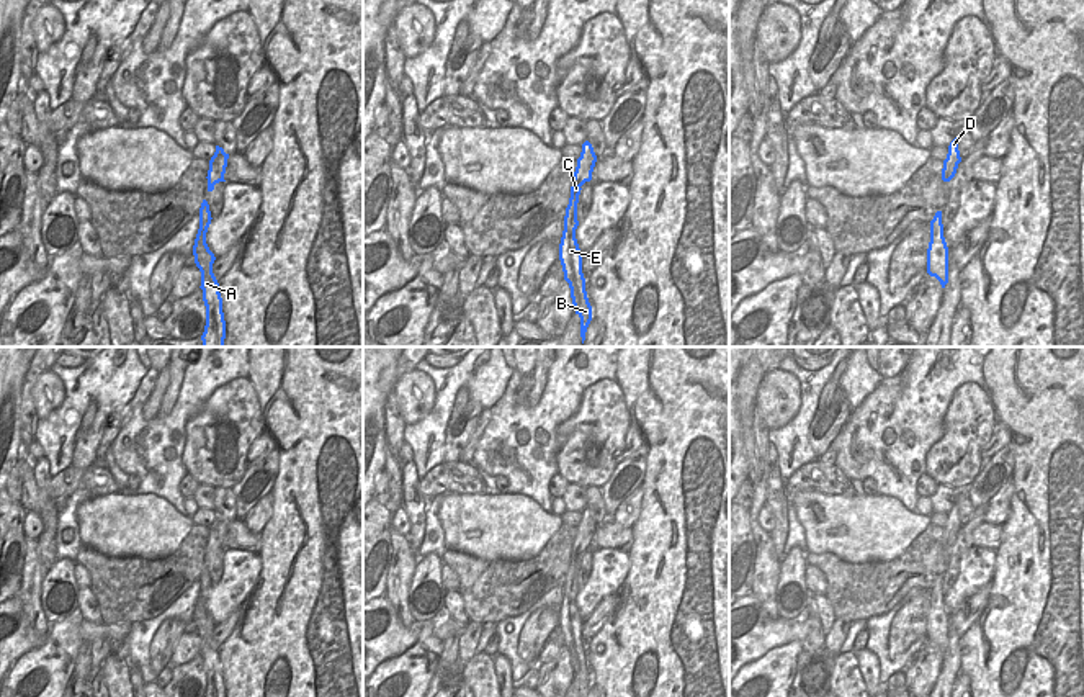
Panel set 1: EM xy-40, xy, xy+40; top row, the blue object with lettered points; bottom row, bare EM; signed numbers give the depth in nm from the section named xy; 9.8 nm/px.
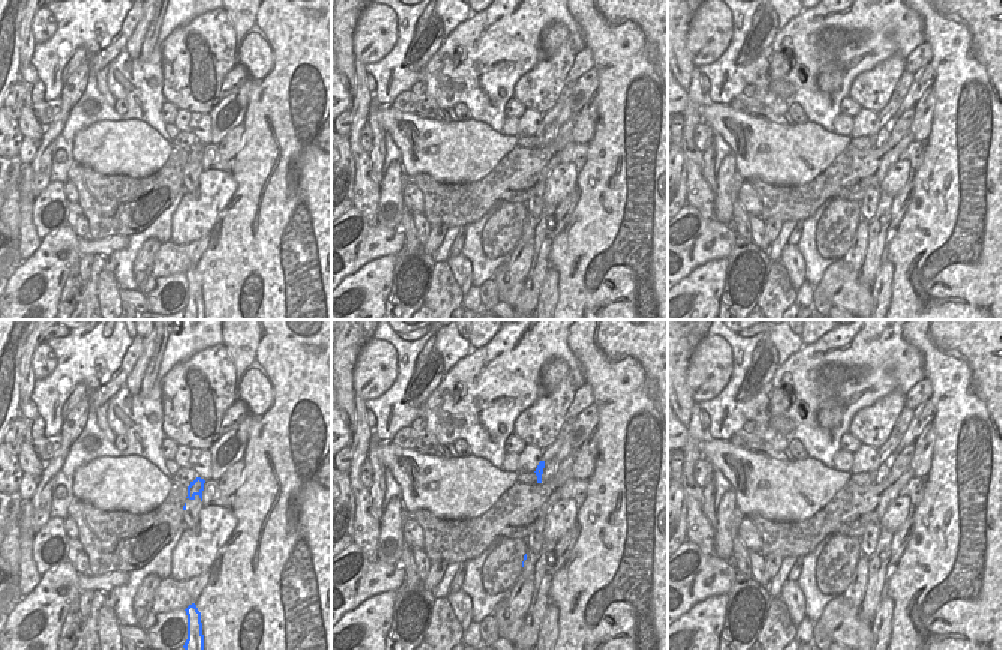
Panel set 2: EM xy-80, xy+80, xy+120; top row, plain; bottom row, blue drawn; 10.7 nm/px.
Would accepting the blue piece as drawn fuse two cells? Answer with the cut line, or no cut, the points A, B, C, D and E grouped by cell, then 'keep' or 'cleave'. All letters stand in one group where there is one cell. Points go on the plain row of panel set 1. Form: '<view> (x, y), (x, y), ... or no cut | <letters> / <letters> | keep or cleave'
xy (571, 562), (576, 570) | A B E / C D | cleave

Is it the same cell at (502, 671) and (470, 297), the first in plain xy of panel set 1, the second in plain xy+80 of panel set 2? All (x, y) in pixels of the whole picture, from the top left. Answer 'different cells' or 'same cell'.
different cells

